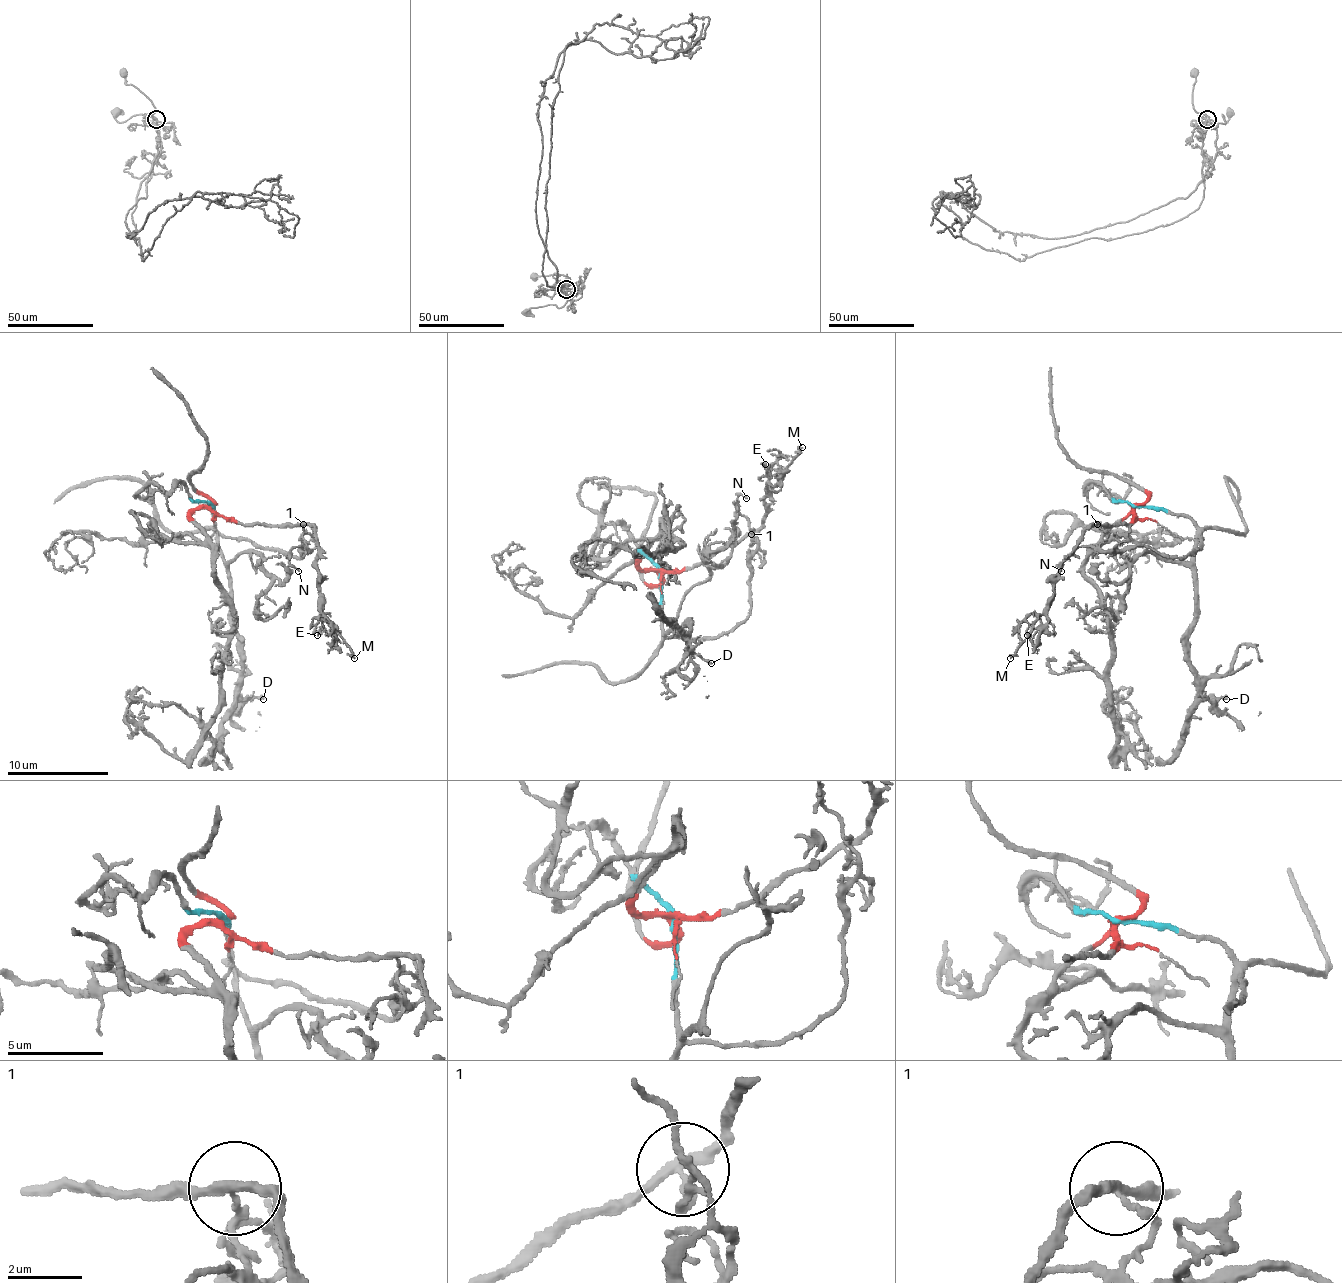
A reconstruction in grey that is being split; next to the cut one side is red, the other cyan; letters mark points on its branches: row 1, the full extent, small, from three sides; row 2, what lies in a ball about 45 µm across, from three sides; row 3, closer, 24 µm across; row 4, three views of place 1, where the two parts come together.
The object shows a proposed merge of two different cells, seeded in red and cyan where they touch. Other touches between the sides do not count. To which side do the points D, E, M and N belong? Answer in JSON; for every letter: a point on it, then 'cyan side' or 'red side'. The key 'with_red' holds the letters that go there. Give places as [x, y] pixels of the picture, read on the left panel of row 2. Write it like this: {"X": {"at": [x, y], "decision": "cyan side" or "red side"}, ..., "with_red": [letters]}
{"D": {"at": [263, 699], "decision": "cyan side"}, "E": {"at": [317, 635], "decision": "red side"}, "M": {"at": [354, 658], "decision": "red side"}, "N": {"at": [298, 571], "decision": "cyan side"}, "with_red": ["E", "M"]}

